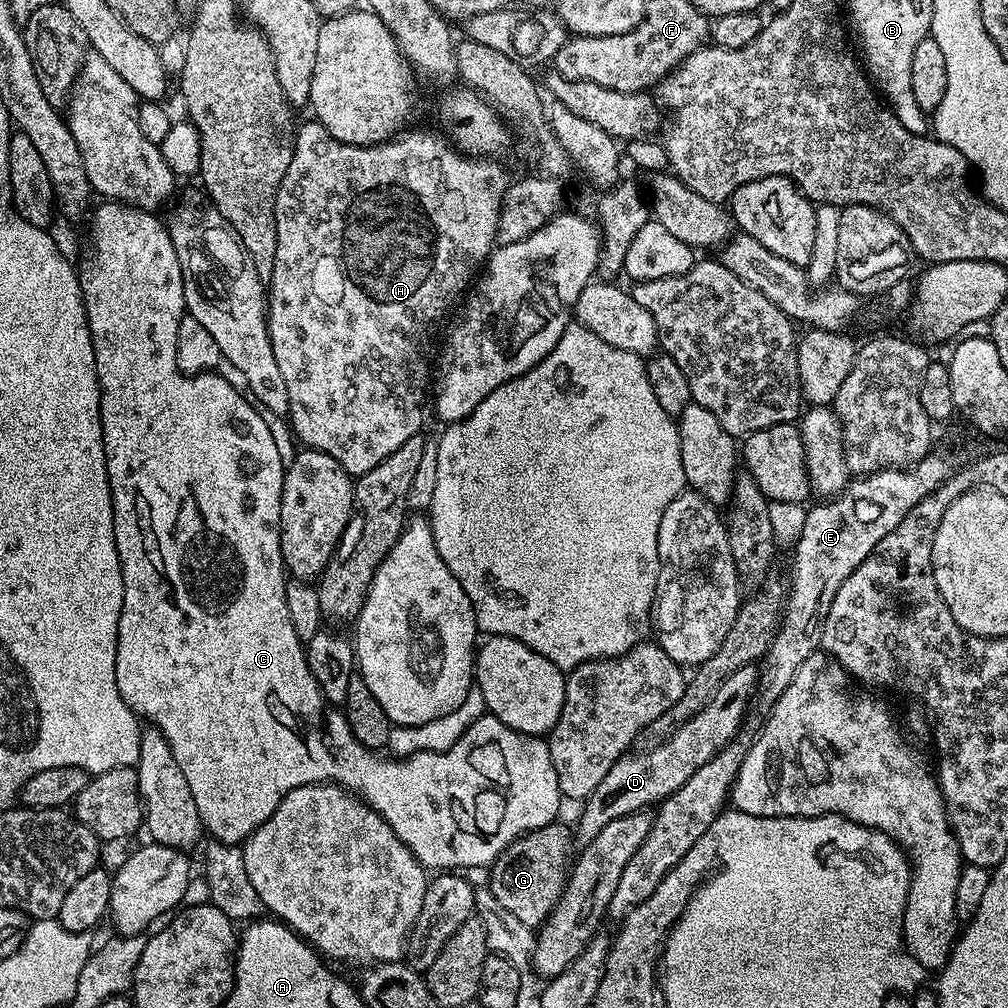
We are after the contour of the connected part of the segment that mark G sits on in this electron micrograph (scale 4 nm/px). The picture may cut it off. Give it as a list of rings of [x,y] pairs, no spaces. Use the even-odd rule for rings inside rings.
[[[553,822],[526,832],[517,840],[512,841],[500,856],[487,869],[488,891],[498,898],[498,902],[522,926],[536,930],[543,924],[546,917],[552,913],[558,898],[564,892],[564,882],[570,871],[570,856],[568,851],[574,848],[574,832],[561,822]]]

